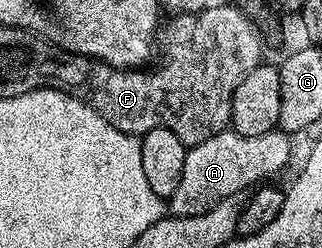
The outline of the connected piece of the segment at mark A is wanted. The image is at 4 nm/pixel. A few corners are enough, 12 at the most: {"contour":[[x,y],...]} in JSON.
{"contour":[[280,129],[188,147],[168,213],[199,216],[279,173]]}

